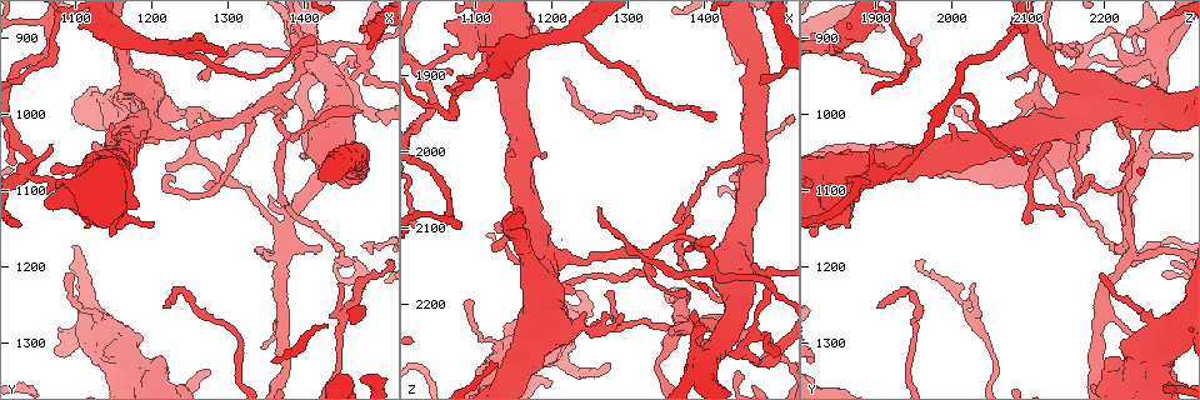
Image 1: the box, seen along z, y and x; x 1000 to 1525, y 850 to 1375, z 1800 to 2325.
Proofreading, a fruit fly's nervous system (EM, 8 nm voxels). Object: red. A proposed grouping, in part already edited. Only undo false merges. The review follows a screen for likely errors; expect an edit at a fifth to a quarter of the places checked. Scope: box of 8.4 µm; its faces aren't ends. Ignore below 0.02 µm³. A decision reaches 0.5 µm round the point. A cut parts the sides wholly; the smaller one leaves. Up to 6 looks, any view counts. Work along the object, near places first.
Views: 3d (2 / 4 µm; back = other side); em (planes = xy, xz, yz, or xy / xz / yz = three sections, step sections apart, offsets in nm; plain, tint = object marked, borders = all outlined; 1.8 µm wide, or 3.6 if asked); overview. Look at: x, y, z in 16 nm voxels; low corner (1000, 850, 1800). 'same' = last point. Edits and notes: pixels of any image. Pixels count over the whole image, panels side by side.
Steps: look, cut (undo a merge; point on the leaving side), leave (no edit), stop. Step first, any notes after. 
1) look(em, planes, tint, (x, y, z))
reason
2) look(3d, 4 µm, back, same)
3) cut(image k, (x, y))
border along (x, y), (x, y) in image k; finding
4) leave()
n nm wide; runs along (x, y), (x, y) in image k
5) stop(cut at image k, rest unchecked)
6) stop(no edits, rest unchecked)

look(3d, 4 µm, (1325, 1005, 2135))
narrows sharply

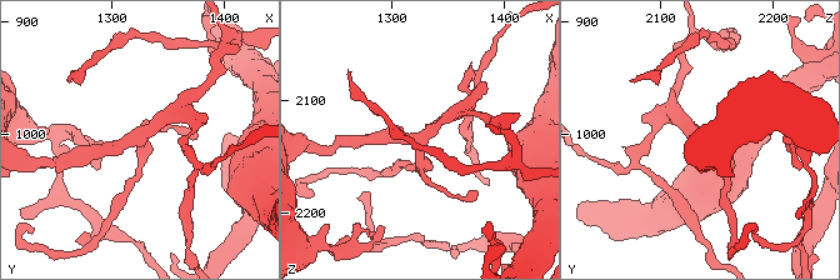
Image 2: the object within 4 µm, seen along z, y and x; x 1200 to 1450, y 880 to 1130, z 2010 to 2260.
look(em, planes, tint, (1324, 1006, 2136))
shape alone is not enough

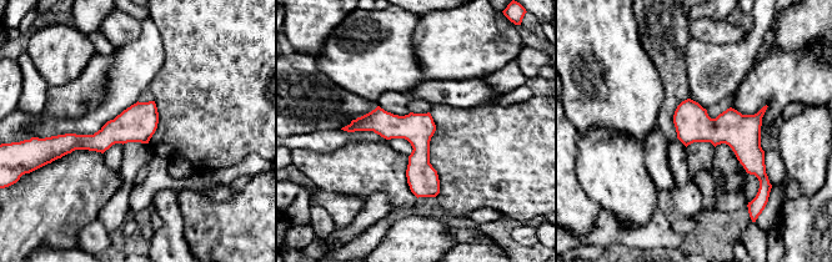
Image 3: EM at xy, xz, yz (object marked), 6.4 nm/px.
leave()
runs along (350, 127), (401, 126), (436, 190) in image 3; all the same neuron

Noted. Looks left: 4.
look(3d, 2 µm, (1375, 1145, 2230))
three-way junction

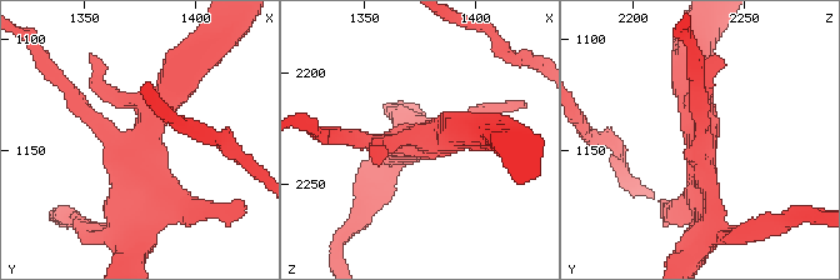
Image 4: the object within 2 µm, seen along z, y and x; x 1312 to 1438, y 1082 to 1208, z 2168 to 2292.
look(em, planes, tint, (1375, 1146, 2231))

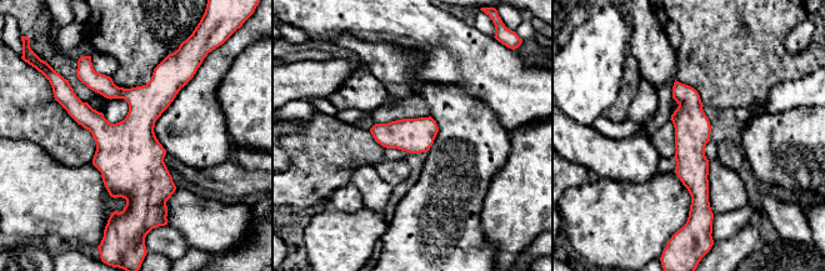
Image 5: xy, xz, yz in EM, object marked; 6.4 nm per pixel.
leave()
runs along (676, 85), (689, 100), (699, 211) in image 5; all the same neuron

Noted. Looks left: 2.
look(3d, 2 µm, (1030, 1080, 1895))

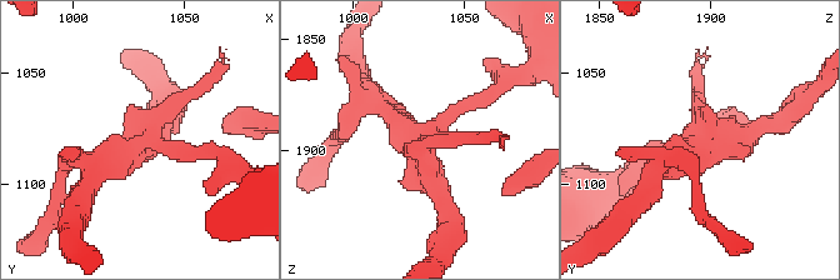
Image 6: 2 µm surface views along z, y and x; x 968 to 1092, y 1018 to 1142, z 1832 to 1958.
look(em, planes, tint, (1034, 1081, 1894))

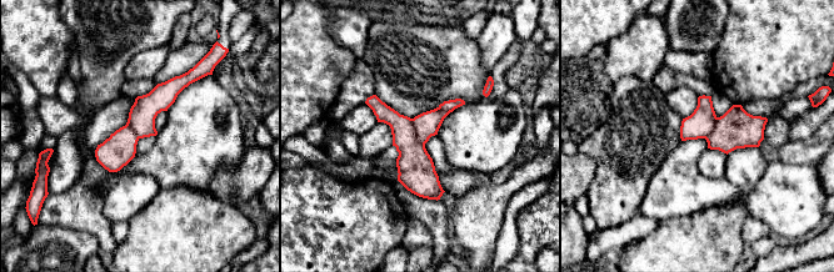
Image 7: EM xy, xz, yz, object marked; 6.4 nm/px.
cut(image 7, (415, 167))
200 nm wide; the part that leaves runs along (370, 100), (403, 131), (437, 196) in image 7; a second neuron is stuck on

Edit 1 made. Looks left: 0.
stop(cut at image 7, rest unchecked)

